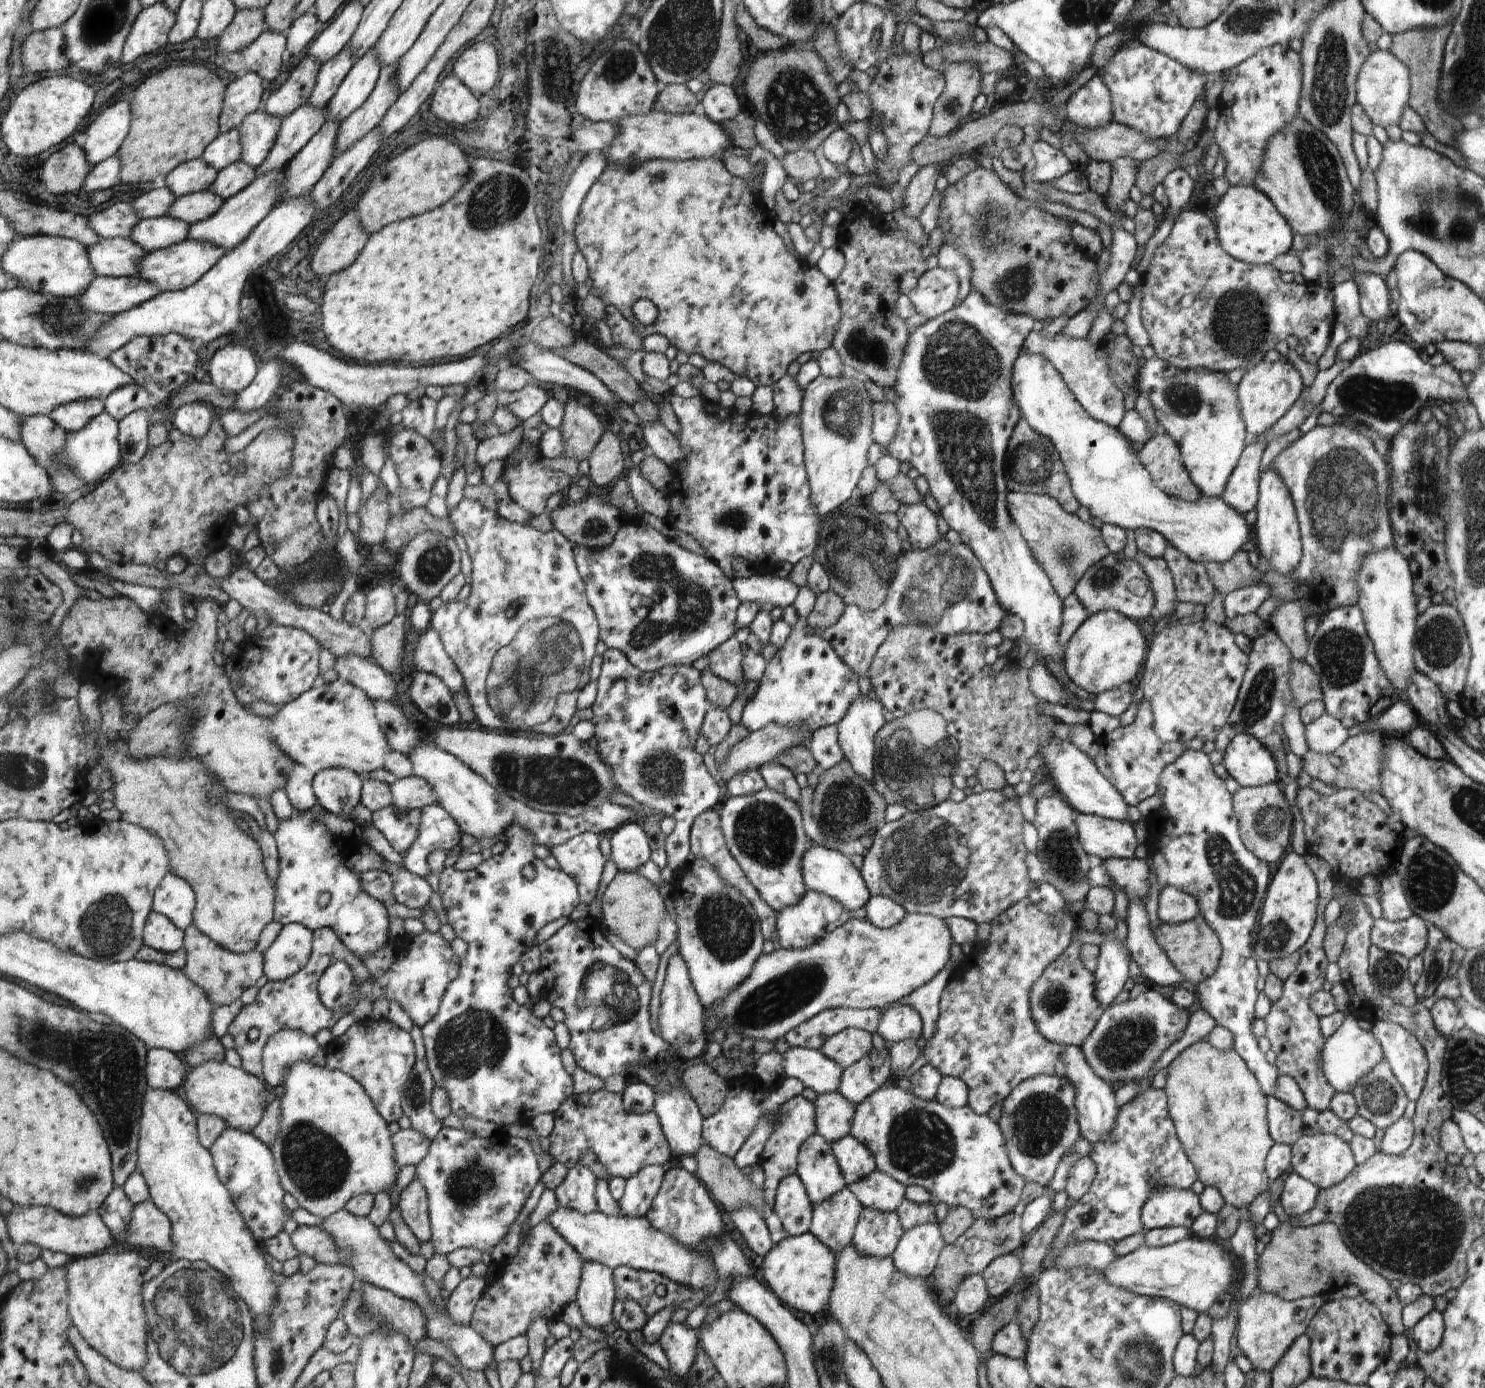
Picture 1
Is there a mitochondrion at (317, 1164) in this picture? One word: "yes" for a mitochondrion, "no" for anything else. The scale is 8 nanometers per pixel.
yes

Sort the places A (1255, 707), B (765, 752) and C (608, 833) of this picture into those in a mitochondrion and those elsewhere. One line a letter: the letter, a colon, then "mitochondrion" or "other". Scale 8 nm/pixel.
A: mitochondrion
B: other
C: other

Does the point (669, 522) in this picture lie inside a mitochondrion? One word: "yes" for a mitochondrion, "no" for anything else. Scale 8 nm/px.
no

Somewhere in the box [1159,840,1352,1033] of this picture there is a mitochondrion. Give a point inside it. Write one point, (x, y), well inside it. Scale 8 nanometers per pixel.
(1277, 935)

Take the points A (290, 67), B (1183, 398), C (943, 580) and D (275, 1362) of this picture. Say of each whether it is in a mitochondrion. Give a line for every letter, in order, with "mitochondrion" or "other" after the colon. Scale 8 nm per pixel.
A: other
B: mitochondrion
C: mitochondrion
D: mitochondrion

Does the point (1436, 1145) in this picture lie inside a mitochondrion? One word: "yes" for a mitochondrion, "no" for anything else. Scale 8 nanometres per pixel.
no

